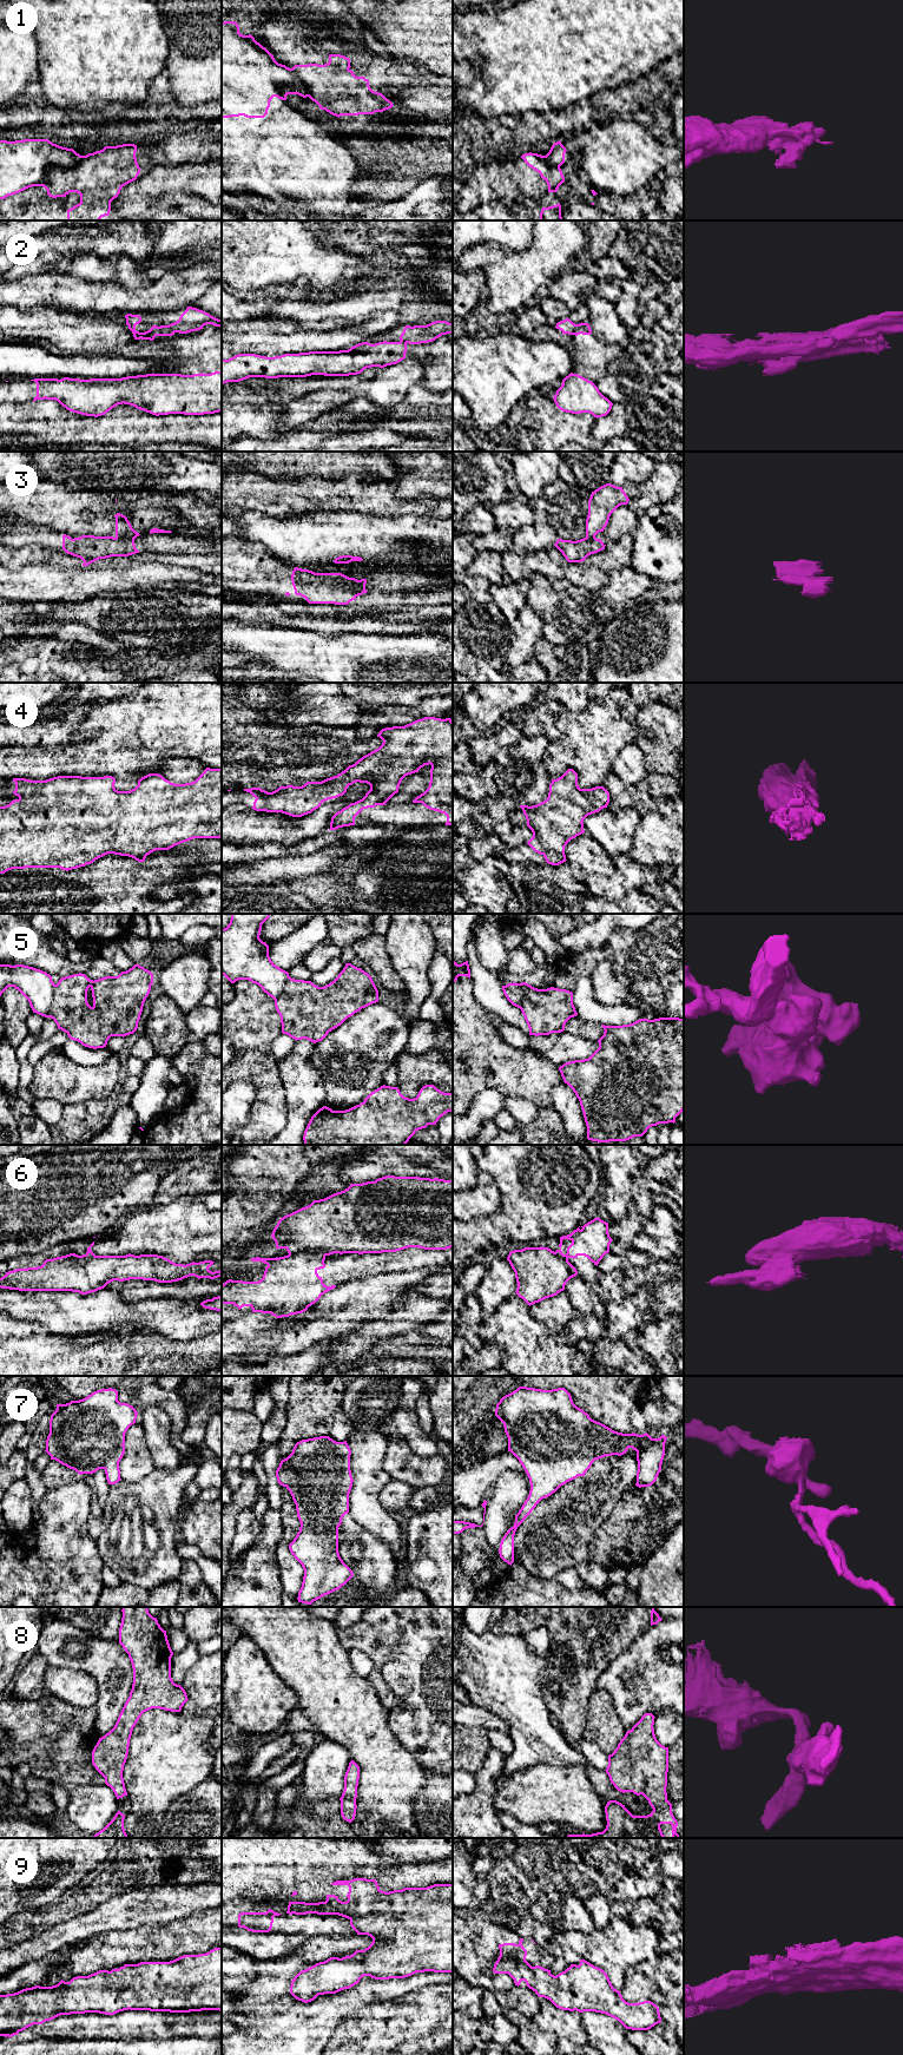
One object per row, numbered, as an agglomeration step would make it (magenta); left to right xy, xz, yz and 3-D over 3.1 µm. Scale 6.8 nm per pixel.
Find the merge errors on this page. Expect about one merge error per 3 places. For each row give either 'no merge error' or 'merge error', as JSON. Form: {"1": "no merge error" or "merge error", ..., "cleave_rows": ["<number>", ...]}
{"1": "merge error", "2": "merge error", "3": "merge error", "4": "no merge error", "5": "merge error", "6": "merge error", "7": "no merge error", "8": "no merge error", "9": "no merge error", "cleave_rows": ["1", "2", "3", "5", "6"]}

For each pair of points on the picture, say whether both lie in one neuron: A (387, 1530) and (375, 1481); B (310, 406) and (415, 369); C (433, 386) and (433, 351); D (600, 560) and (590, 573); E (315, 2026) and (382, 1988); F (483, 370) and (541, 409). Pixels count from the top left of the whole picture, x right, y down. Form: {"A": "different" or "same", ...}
{"A": "same", "B": "same", "C": "same", "D": "different", "E": "same", "F": "different"}

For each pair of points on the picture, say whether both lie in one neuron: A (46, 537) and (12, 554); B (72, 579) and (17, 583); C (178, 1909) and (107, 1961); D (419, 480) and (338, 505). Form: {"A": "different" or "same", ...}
{"A": "different", "B": "same", "C": "different", "D": "different"}

